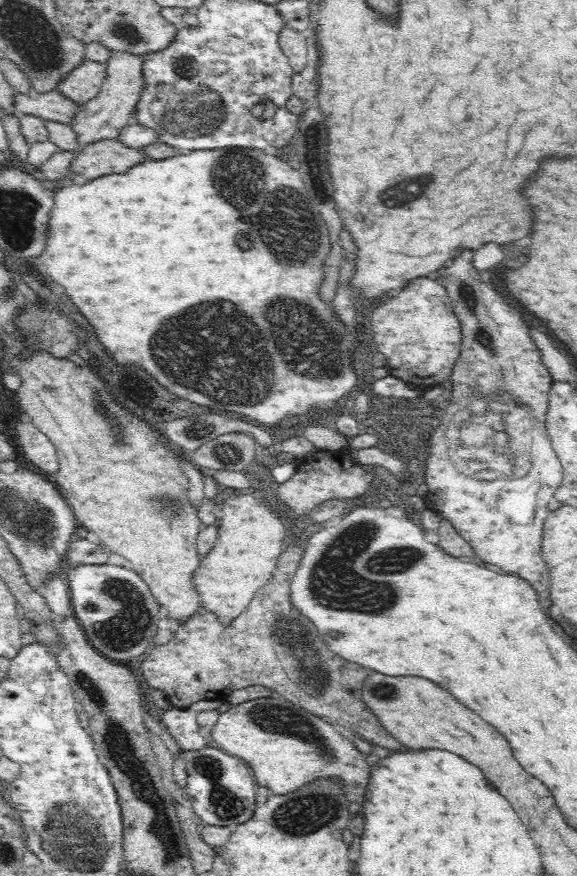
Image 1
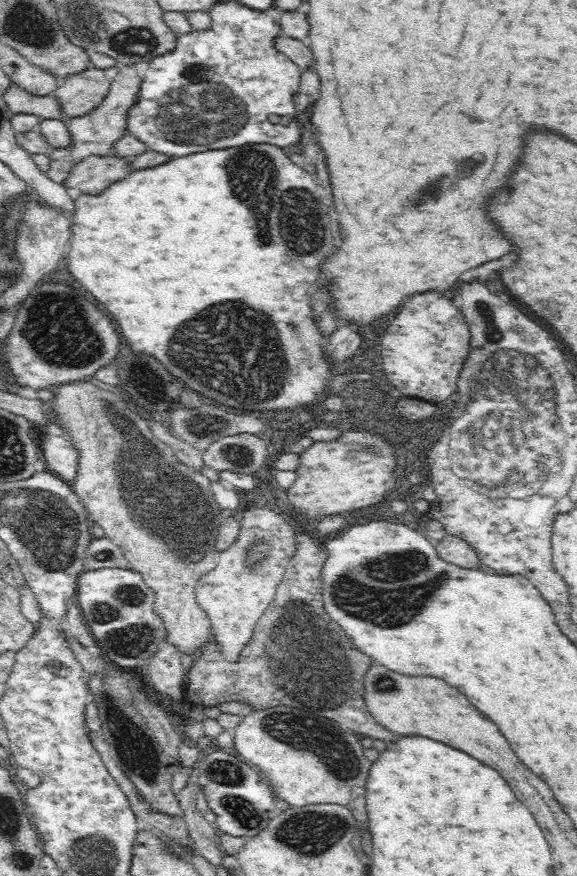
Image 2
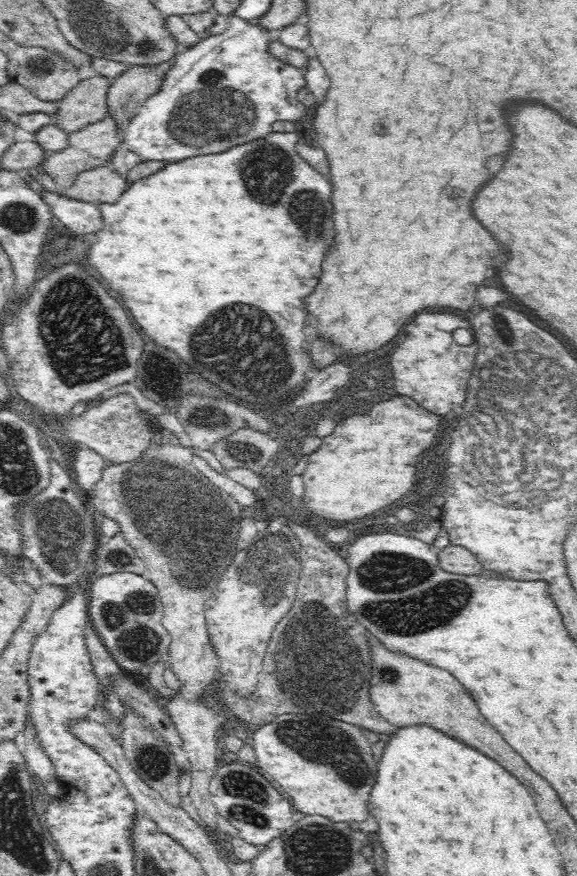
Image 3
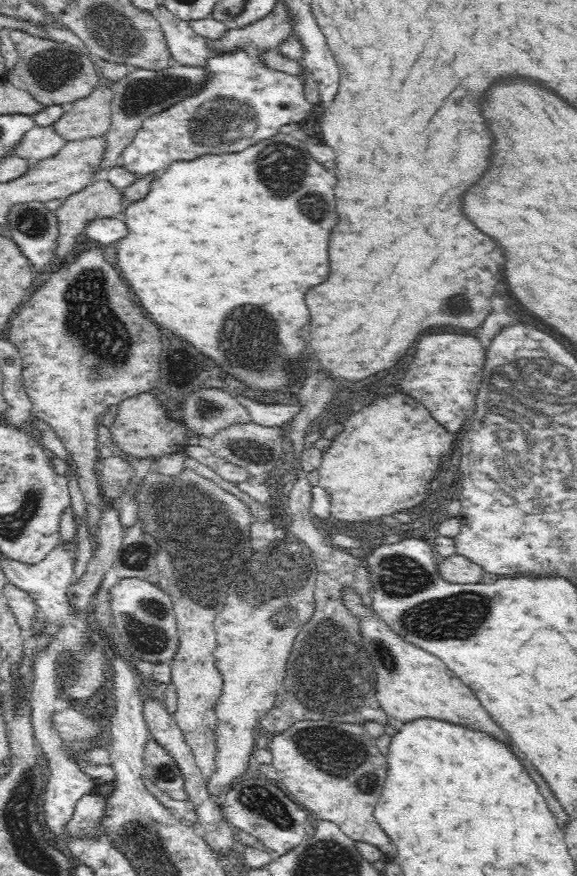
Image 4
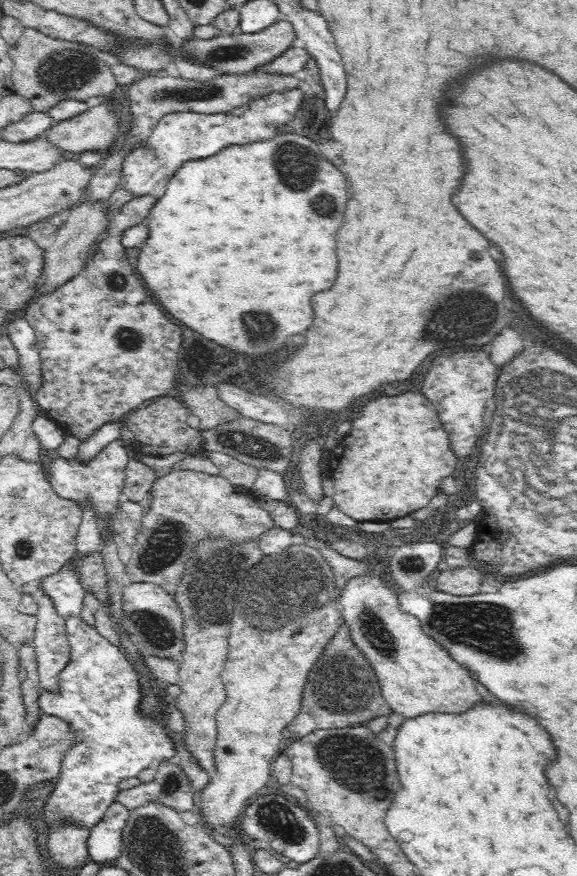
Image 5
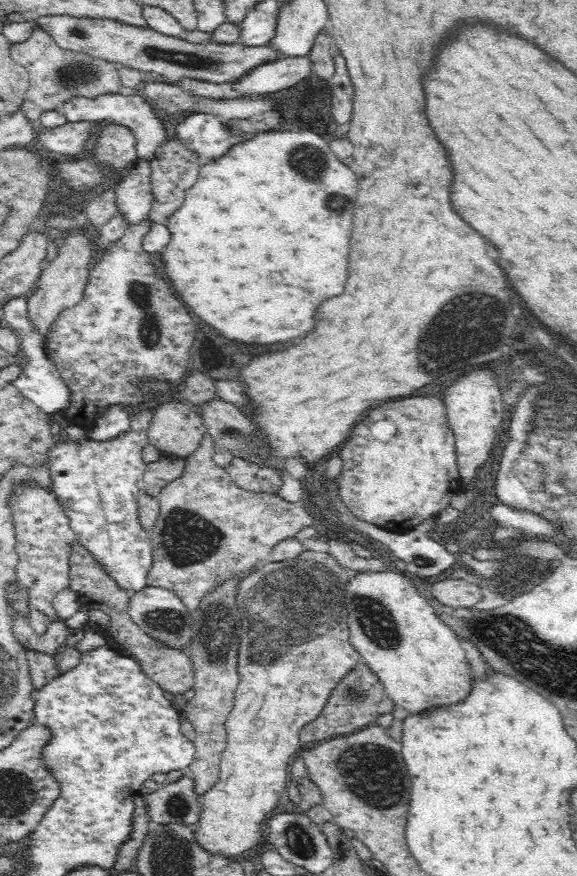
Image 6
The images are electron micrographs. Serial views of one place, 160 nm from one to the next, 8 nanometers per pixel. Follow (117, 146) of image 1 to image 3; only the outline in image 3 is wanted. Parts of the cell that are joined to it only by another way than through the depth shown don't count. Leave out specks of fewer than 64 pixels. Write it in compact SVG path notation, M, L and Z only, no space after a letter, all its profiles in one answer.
M110 163L80 171L70 188L61 189L62 196L94 204L116 203L129 186L126 177L113 170Z

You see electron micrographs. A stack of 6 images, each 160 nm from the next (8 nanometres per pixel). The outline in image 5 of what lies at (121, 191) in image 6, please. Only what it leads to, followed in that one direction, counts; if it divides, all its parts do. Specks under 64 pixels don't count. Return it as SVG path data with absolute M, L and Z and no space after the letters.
M304 86L265 91L263 95L242 103L229 112L204 114L201 112L171 112L161 116L150 134L133 149L122 163L120 186L130 189L133 197L152 194L157 198L183 162L198 160L216 154L228 146L244 145L250 142L268 140L278 134L278 128L296 119L304 102Z

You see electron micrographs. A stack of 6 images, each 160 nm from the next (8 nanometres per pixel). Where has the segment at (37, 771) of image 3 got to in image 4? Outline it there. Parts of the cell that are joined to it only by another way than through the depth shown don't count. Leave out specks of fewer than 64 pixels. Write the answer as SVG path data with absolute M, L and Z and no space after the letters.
M44 647L36 654L32 664L31 693L28 695L30 709L30 723L32 723L32 734L37 748L41 752L41 758L46 760L45 770L48 773L46 785L42 790L44 804L43 813L46 826L52 830L55 836L66 833L65 824L73 813L74 805L84 794L93 792L92 781L81 773L73 764L66 748L67 742L60 737L60 733L53 726L53 717L69 707L60 701L56 675L59 663L58 647Z

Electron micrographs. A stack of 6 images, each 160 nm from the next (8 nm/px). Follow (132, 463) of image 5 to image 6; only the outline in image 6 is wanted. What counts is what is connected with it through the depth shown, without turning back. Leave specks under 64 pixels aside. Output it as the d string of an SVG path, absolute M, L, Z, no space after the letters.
M164 454L157 461L147 463L140 487L151 496L157 497L162 488L176 480L185 469L185 458Z

